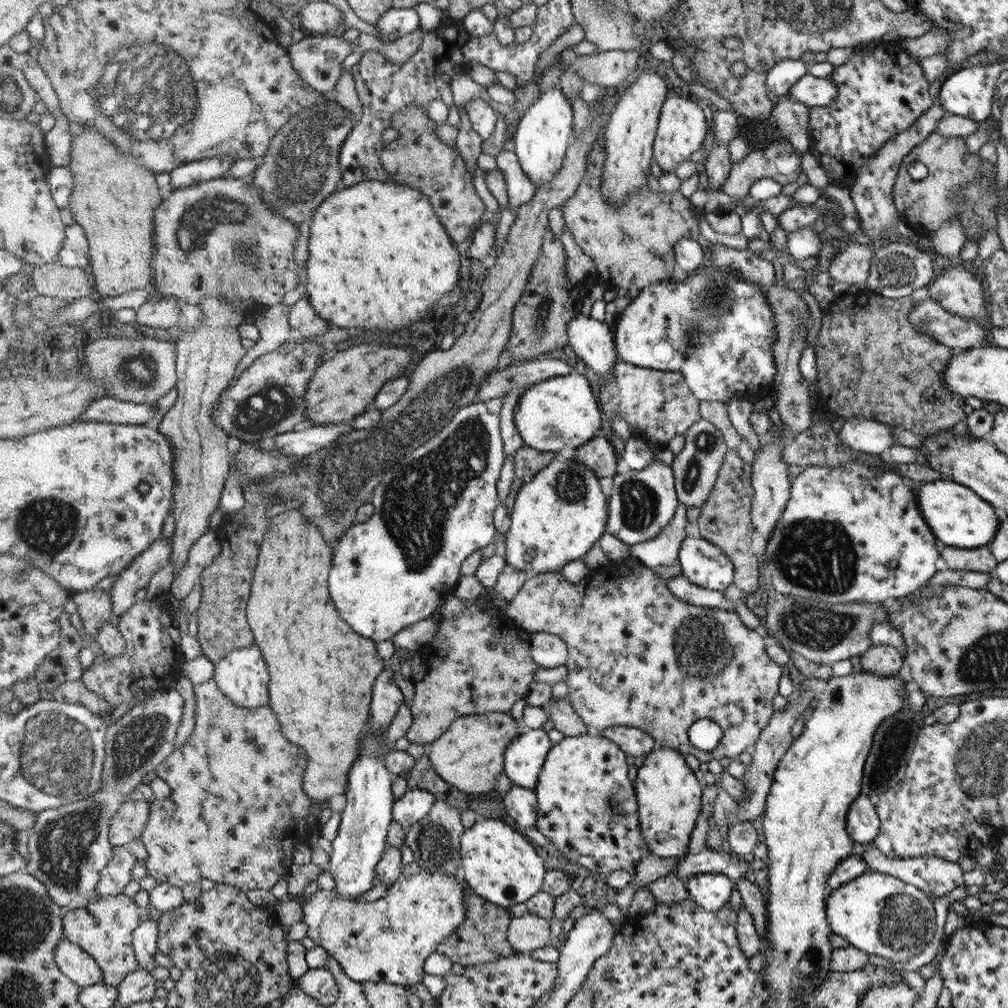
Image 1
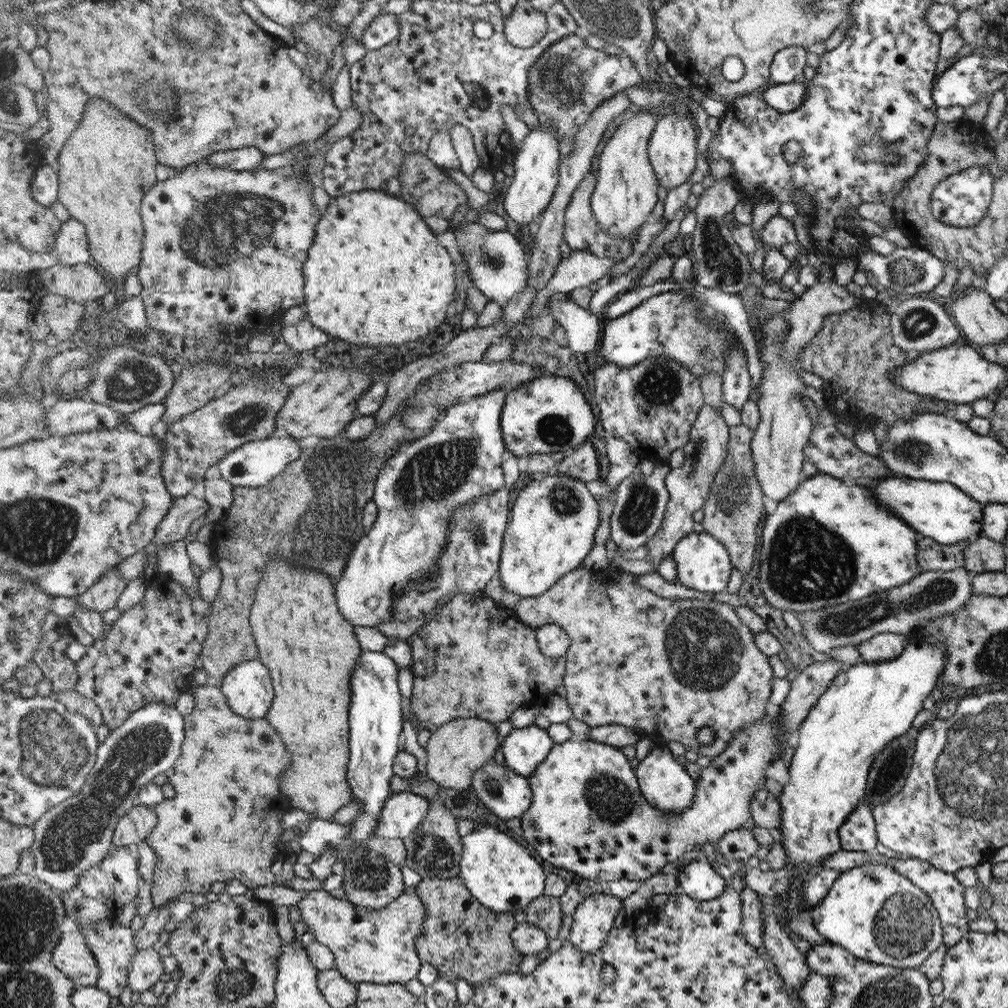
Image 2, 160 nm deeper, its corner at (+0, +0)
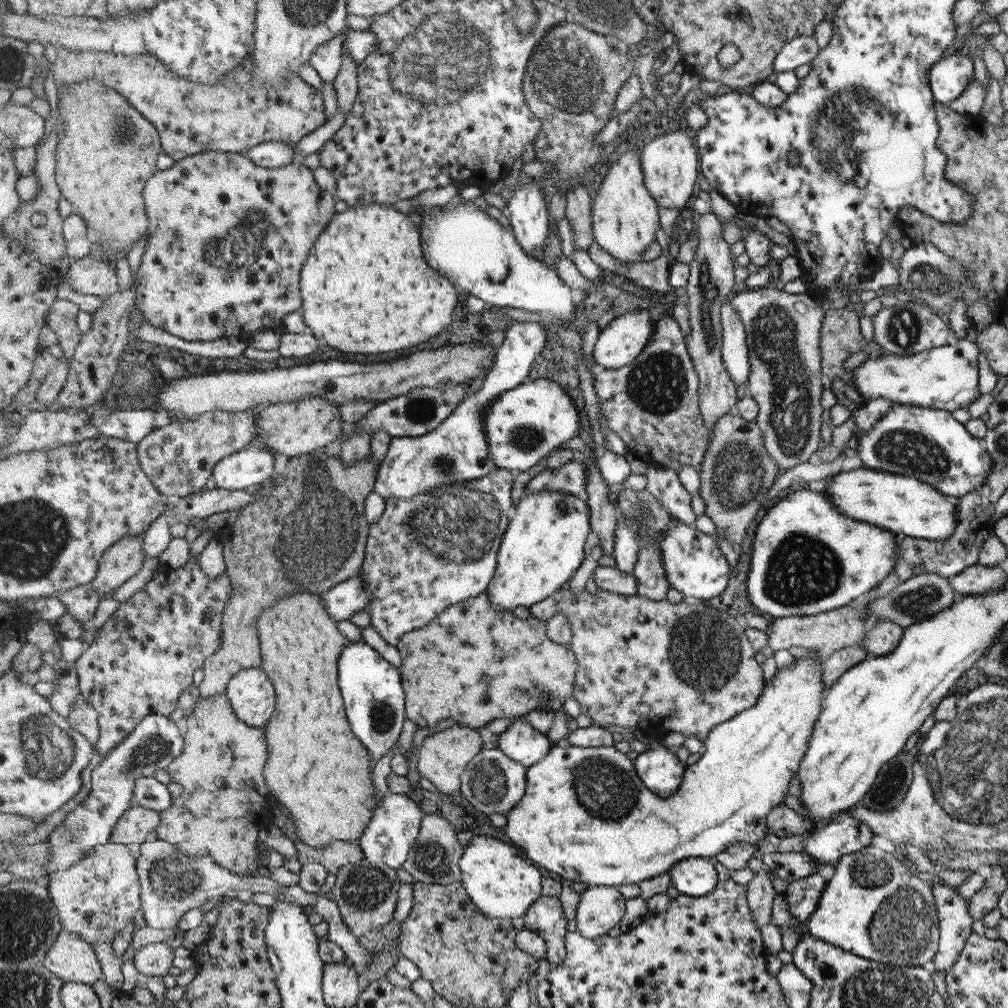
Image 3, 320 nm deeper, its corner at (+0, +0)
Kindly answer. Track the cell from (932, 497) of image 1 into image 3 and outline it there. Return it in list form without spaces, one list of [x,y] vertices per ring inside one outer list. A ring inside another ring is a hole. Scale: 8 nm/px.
[[[872,469],[840,471],[825,486],[835,508],[848,518],[875,524],[894,534],[928,540],[944,539],[955,529],[958,504],[946,501],[946,496],[932,485],[910,476],[900,476]]]

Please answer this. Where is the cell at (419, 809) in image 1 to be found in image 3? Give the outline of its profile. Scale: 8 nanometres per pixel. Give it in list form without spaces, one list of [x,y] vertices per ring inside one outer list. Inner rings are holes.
[[[404,794],[386,796],[372,815],[368,827],[360,837],[359,845],[363,850],[364,859],[372,864],[384,864],[392,869],[400,869],[408,860],[415,841],[422,830],[424,812],[419,804]]]

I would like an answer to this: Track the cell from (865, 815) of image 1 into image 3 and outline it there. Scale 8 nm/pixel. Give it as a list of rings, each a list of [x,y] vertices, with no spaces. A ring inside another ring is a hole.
[[[846,811],[822,828],[812,830],[807,839],[806,853],[814,863],[836,867],[843,855],[870,846],[873,837],[868,825],[850,817]]]

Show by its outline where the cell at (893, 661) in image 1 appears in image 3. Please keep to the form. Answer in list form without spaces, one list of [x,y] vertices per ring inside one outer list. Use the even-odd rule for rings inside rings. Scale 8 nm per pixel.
[[[879,619],[876,625],[869,628],[863,639],[863,646],[867,648],[869,656],[882,656],[895,650],[903,638],[901,624],[896,621]]]

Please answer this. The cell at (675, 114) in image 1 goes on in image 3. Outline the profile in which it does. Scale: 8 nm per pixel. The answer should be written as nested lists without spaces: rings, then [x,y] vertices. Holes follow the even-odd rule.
[[[686,128],[655,137],[642,148],[640,159],[647,188],[662,208],[678,209],[678,206],[684,206],[688,202],[698,178],[698,156],[692,138],[686,134]]]

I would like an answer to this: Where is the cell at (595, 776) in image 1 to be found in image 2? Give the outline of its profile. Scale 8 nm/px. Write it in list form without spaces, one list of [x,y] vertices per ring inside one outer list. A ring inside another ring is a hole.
[[[781,714],[765,716],[754,724],[740,729],[727,746],[726,751],[713,757],[708,766],[701,767],[696,781],[696,798],[692,808],[680,814],[663,813],[652,808],[636,786],[636,776],[626,756],[615,745],[596,742],[588,738],[573,738],[552,747],[550,754],[540,763],[528,782],[532,792],[532,804],[520,818],[522,836],[542,860],[552,866],[574,872],[593,882],[624,879],[643,882],[659,874],[668,863],[674,863],[699,844],[718,843],[726,833],[738,829],[750,829],[755,823],[750,814],[750,801],[756,791],[764,789],[766,772],[779,756],[779,728]]]

